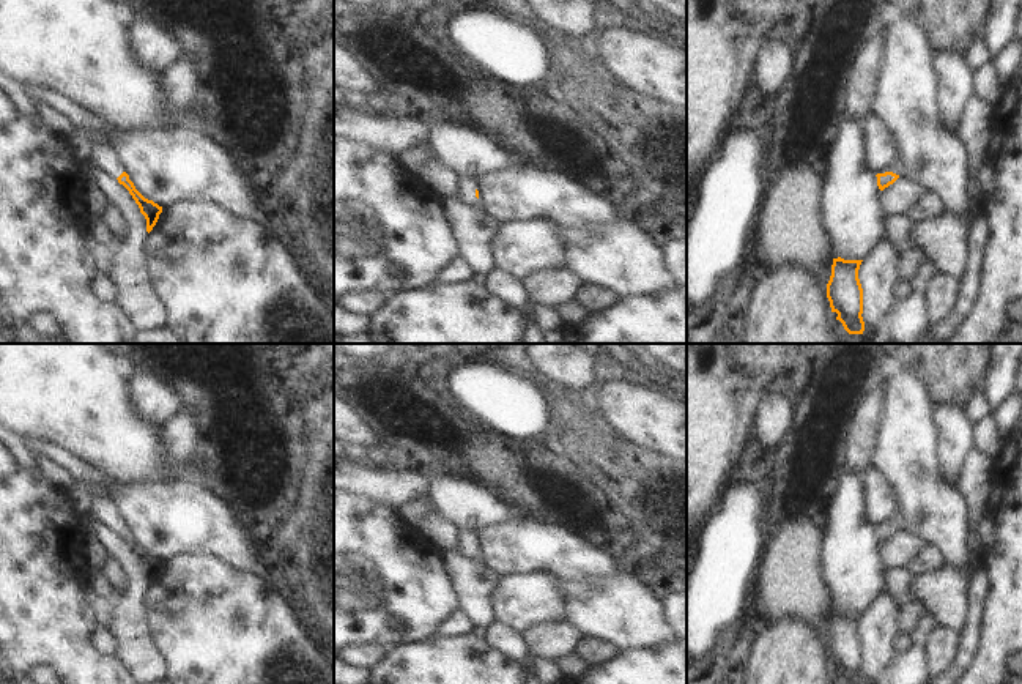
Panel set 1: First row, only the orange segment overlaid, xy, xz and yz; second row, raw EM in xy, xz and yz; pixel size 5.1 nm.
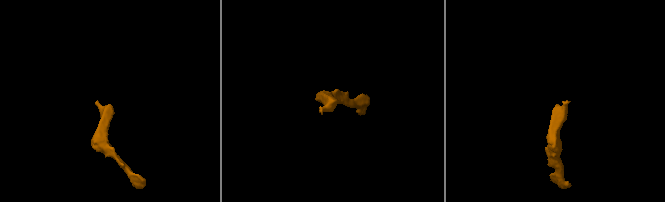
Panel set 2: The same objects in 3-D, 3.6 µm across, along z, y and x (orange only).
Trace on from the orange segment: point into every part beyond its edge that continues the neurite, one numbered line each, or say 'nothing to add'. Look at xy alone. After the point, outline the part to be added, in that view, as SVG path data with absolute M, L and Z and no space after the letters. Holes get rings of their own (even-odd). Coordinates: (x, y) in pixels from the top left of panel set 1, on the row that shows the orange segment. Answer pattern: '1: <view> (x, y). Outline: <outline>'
1: xy (101, 155). Outline: M25 85L24 88L28 93L28 96L36 96L44 99L50 107L61 112L74 125L82 126L90 134L93 145L88 161L91 164L98 165L109 177L115 180L124 172L115 153L112 151L110 145L107 145L99 139L107 129L107 126L101 121L99 117L58 96L55 91L49 88L41 88L35 85Z

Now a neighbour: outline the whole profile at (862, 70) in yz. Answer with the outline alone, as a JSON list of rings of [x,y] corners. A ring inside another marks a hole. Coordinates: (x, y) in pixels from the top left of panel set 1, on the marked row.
[[[877,20],[852,46],[839,77],[838,113],[871,113],[885,52],[883,36],[883,24]]]

